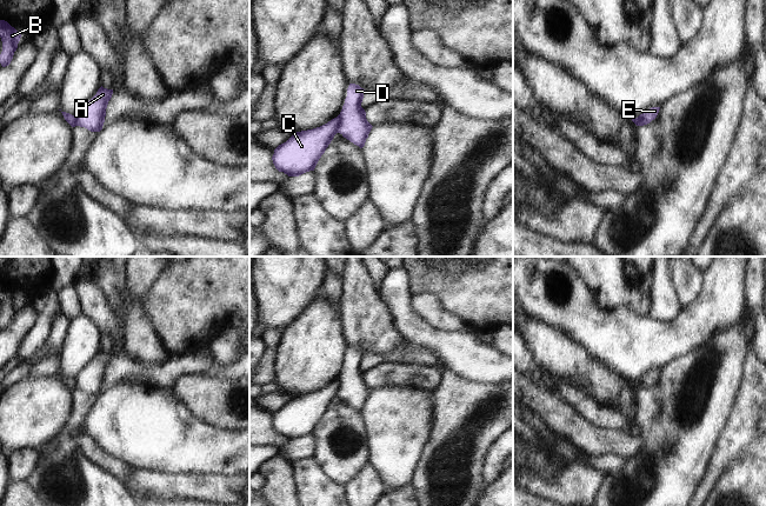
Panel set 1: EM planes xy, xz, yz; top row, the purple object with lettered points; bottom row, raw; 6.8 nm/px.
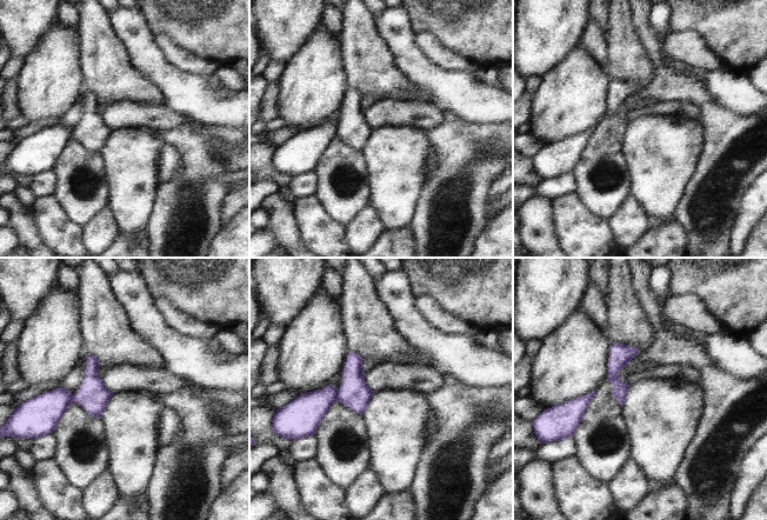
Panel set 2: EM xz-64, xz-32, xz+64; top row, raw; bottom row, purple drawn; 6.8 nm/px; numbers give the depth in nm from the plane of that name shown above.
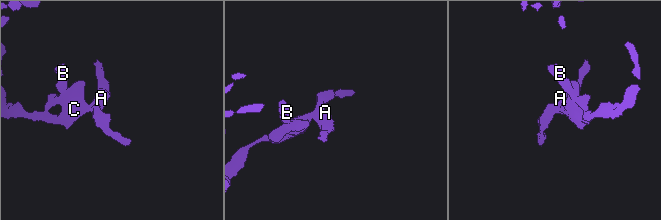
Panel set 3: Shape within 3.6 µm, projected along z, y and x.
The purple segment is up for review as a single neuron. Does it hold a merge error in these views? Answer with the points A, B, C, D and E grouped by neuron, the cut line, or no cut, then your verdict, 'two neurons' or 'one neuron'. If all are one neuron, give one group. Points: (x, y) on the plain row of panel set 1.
A D E / B C; cut in xz along (338, 379), (340, 384), (339, 395); two neurons

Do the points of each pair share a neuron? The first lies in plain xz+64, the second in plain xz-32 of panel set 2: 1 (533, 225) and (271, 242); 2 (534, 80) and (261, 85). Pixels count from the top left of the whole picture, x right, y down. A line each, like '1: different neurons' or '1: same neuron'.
1: different neurons
2: different neurons

